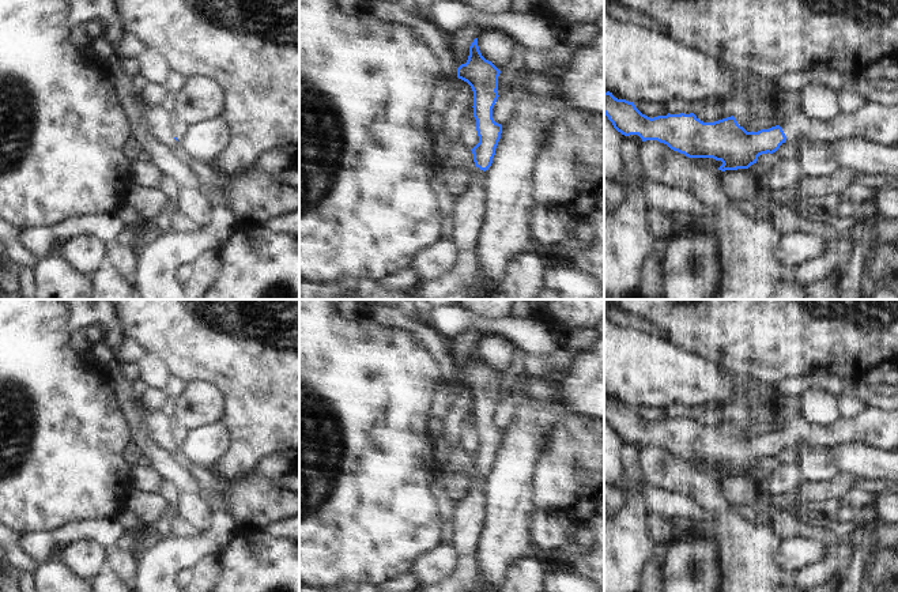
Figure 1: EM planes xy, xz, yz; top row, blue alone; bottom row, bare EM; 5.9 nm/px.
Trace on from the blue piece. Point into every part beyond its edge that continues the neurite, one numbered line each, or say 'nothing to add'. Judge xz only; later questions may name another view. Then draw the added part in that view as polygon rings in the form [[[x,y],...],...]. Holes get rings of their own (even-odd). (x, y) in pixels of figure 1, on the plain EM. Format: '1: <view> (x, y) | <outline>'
nothing to add

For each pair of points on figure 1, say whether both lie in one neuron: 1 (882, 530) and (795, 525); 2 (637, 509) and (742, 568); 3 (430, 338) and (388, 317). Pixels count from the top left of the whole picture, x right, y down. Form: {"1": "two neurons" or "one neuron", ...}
{"1": "one neuron", "2": "two neurons", "3": "one neuron"}

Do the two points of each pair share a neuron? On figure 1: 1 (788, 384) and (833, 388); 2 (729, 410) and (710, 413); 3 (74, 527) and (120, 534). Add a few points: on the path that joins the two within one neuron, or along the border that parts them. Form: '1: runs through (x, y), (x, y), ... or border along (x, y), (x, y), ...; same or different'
1: runs through (799, 384), (822, 384); same
2: runs through (725, 413), (714, 413); same
3: runs through (85, 530), (109, 532); same

